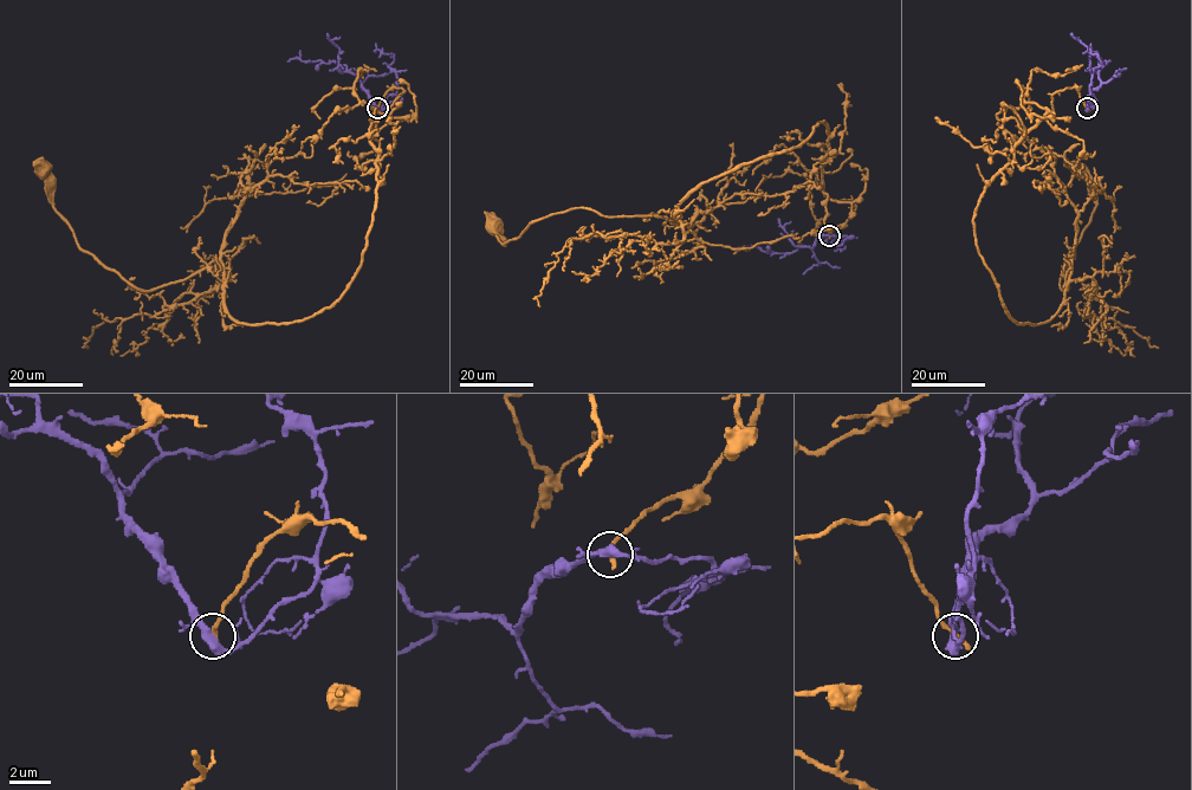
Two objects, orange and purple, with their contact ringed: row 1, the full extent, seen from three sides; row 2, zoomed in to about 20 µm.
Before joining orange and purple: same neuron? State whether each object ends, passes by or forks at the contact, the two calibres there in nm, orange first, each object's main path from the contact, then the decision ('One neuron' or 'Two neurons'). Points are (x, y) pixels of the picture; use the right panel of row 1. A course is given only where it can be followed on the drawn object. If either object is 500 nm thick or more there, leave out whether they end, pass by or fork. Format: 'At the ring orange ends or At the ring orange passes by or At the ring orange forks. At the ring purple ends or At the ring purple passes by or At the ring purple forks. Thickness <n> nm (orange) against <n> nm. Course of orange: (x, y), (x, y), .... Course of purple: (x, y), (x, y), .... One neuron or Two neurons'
At the ring orange ends. At the ring purple forks. Thickness 280 nm (orange) against 320 nm. Course of orange: (1087, 108), (1055, 92), (973, 219), (1016, 322), (1063, 302), (1095, 207), (1081, 168). Course of purple: (1087, 108), (1089, 95), (1101, 84), (1099, 69), (1106, 60), (1097, 60), (1100, 58), (1099, 62). Two neurons

